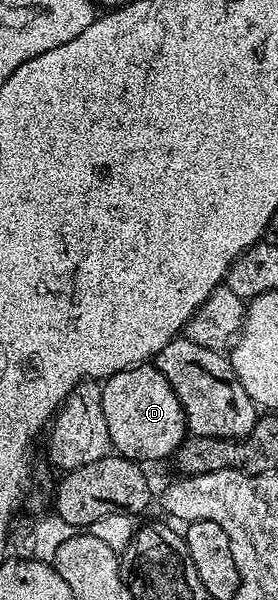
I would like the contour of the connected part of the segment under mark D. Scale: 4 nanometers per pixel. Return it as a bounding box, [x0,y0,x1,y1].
[102,364,188,464]

